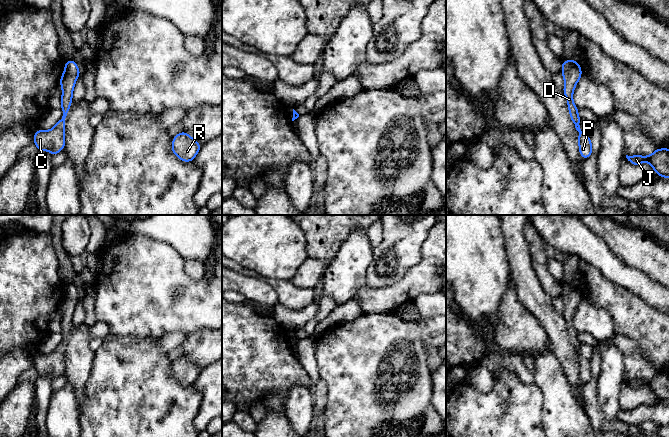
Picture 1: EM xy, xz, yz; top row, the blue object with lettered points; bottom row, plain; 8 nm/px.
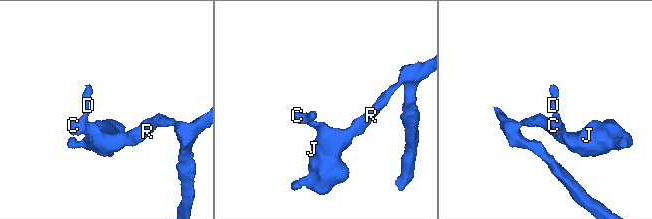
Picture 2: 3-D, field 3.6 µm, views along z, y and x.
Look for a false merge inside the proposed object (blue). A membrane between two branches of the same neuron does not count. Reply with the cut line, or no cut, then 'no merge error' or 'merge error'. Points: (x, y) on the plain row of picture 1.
cut none; no merge error

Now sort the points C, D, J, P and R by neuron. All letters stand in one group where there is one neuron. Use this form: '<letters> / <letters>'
C D J P R

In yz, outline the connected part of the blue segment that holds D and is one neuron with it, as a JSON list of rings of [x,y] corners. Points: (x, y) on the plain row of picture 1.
[[[564,284],[562,286],[561,297],[564,302],[565,310],[563,317],[566,320],[567,330],[569,333],[569,339],[572,346],[575,349],[576,354],[579,356],[578,369],[579,377],[582,382],[587,383],[592,379],[592,367],[591,362],[583,357],[580,353],[580,343],[578,339],[578,332],[573,325],[573,315],[582,300],[582,294],[579,287],[576,284]]]

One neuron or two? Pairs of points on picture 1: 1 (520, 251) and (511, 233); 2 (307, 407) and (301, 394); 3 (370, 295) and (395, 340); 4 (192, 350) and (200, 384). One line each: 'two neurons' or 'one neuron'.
1: one neuron
2: one neuron
3: two neurons
4: two neurons

